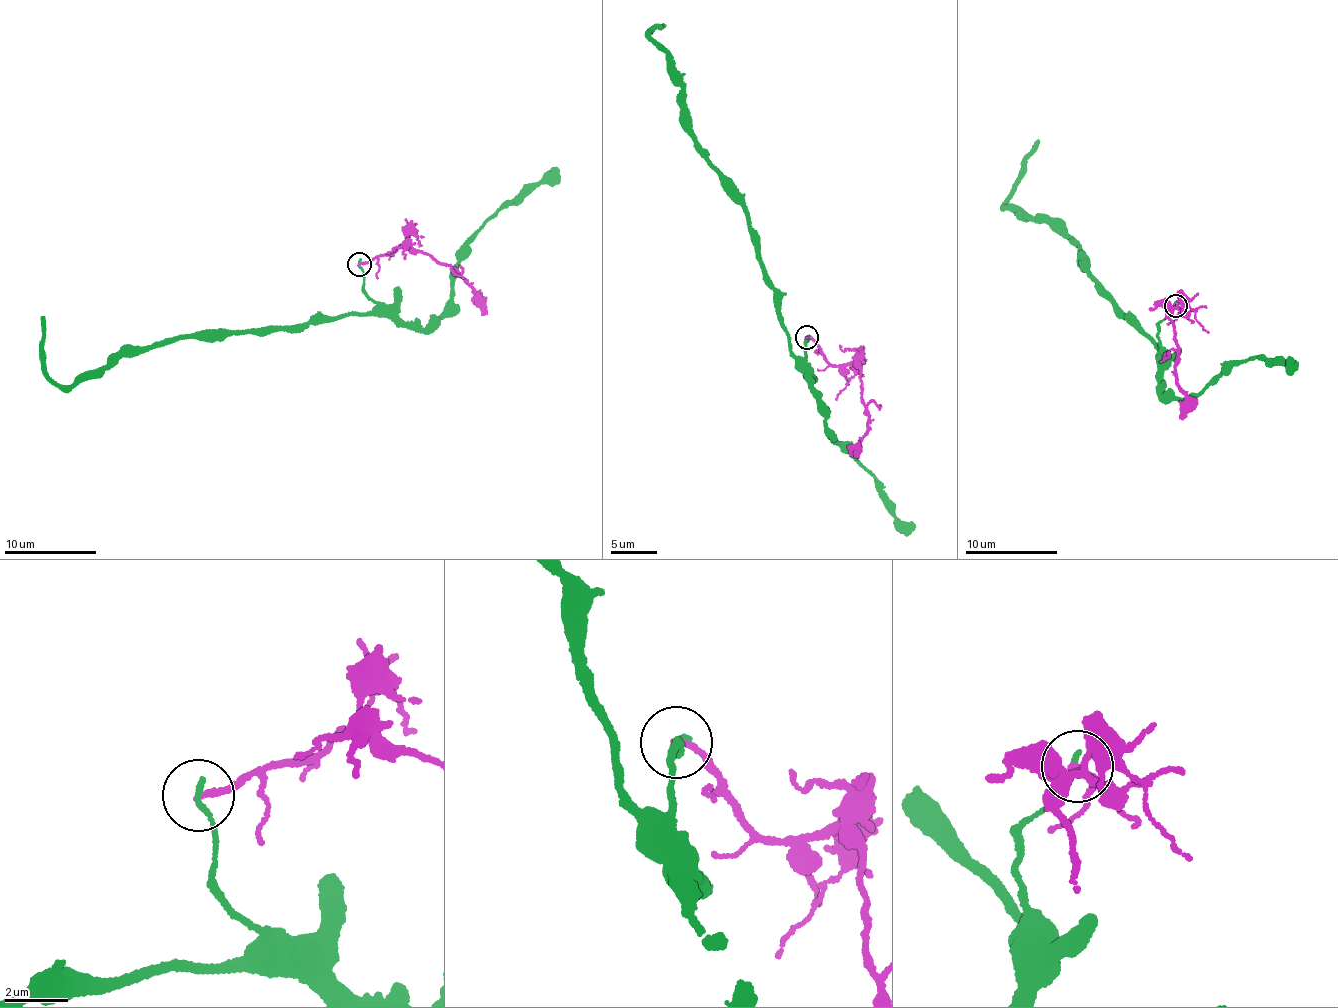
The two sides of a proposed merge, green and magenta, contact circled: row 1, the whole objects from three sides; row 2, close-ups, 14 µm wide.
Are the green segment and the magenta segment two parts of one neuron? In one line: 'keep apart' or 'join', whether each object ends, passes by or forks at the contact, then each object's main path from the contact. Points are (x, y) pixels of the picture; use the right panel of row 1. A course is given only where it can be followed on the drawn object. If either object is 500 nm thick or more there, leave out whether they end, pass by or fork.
keep apart | green ends | magenta ends | green via (1175, 305), (1158, 324), (1161, 352), (1097, 292), (1077, 243), (1048, 223), (1006, 207), (1023, 159), (1039, 141) | magenta via (1175, 305), (1185, 314), (1179, 310), (1172, 311), (1177, 373), (1184, 397), (1182, 420)

